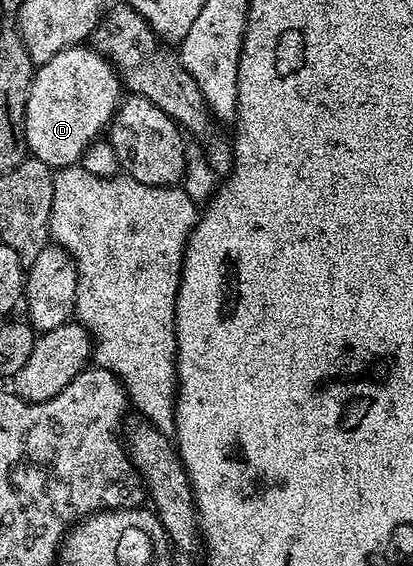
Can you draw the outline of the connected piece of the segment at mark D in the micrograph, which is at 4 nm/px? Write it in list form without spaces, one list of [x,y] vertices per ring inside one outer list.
[[[91,47],[66,49],[53,55],[49,63],[38,66],[35,70],[35,77],[31,81],[23,124],[30,156],[51,166],[55,171],[64,169],[67,165],[82,162],[85,147],[89,147],[89,143],[102,134],[99,133],[102,129],[104,132],[110,126],[111,117],[119,108],[121,100],[119,89],[121,90],[121,82],[114,65]]]

